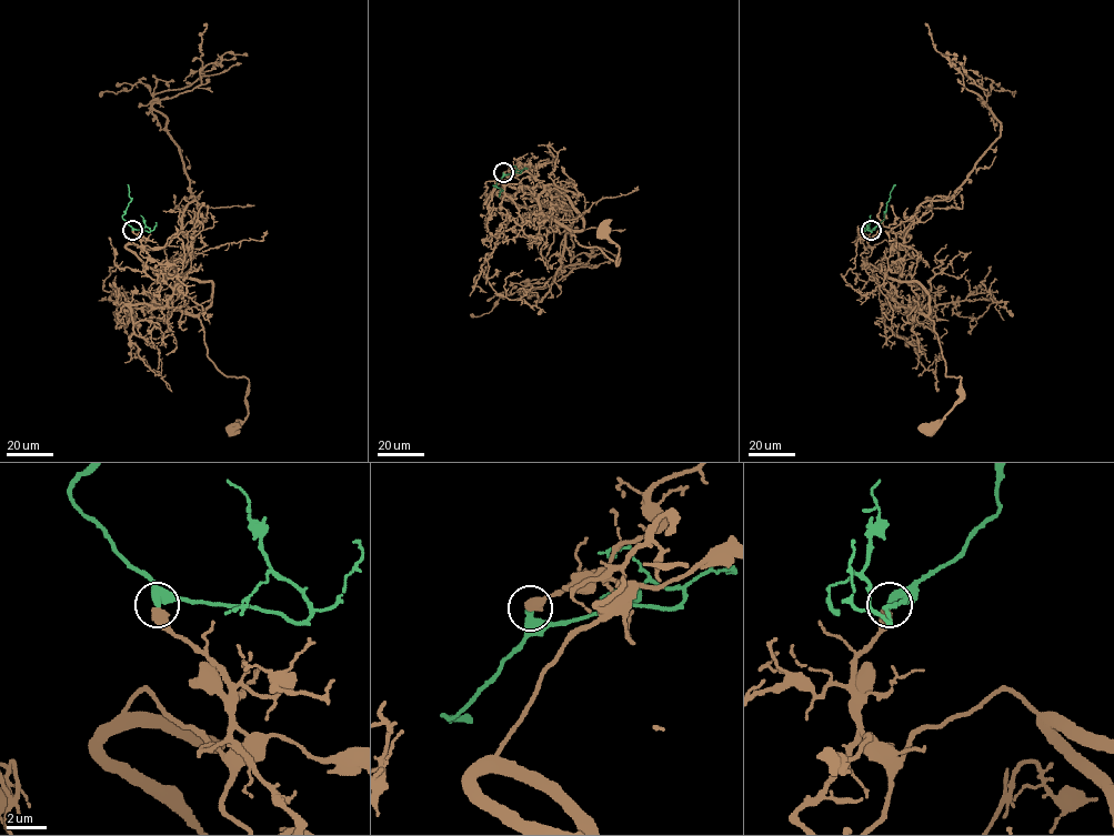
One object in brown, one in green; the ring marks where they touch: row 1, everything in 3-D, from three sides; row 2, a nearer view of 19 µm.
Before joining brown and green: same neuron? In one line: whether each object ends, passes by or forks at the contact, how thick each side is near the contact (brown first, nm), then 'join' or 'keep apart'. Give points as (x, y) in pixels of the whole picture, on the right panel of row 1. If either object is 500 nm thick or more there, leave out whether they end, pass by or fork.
500 nm thick on the brown side, 400 nm on the other; join

